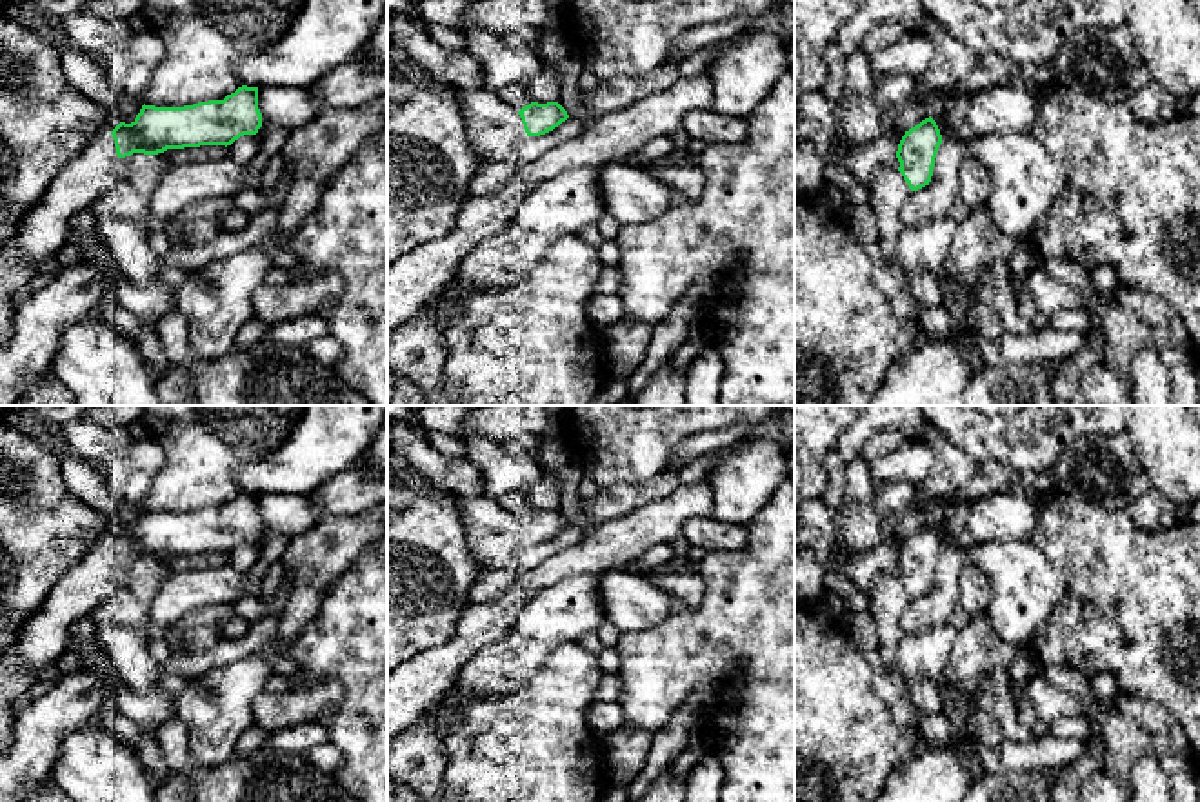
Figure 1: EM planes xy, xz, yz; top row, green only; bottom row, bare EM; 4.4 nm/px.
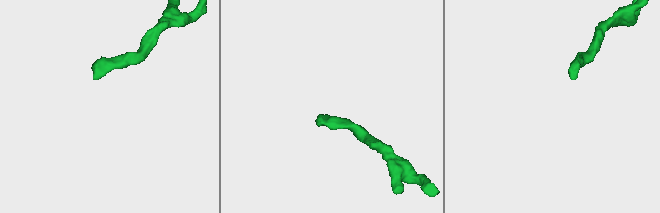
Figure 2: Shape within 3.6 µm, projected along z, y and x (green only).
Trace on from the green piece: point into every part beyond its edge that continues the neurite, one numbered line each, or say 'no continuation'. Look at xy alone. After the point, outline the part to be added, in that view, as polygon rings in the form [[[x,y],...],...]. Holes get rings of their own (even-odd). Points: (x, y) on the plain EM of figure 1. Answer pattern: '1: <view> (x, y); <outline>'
1: xy (90, 582); [[[100,540],[51,587],[15,646],[0,655],[0,757],[13,744],[13,706],[64,655],[73,624],[116,591],[116,578],[113,542]]]

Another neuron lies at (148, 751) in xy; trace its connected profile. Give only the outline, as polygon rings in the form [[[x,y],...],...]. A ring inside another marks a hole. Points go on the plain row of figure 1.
[[[153,726],[140,727],[140,740],[133,749],[138,762],[145,767],[145,771],[158,784],[165,782],[173,771],[167,767],[160,744],[158,744],[158,729]]]

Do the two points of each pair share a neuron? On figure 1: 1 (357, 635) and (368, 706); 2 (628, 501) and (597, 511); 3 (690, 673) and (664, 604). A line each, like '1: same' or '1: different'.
1: same
2: same
3: different

